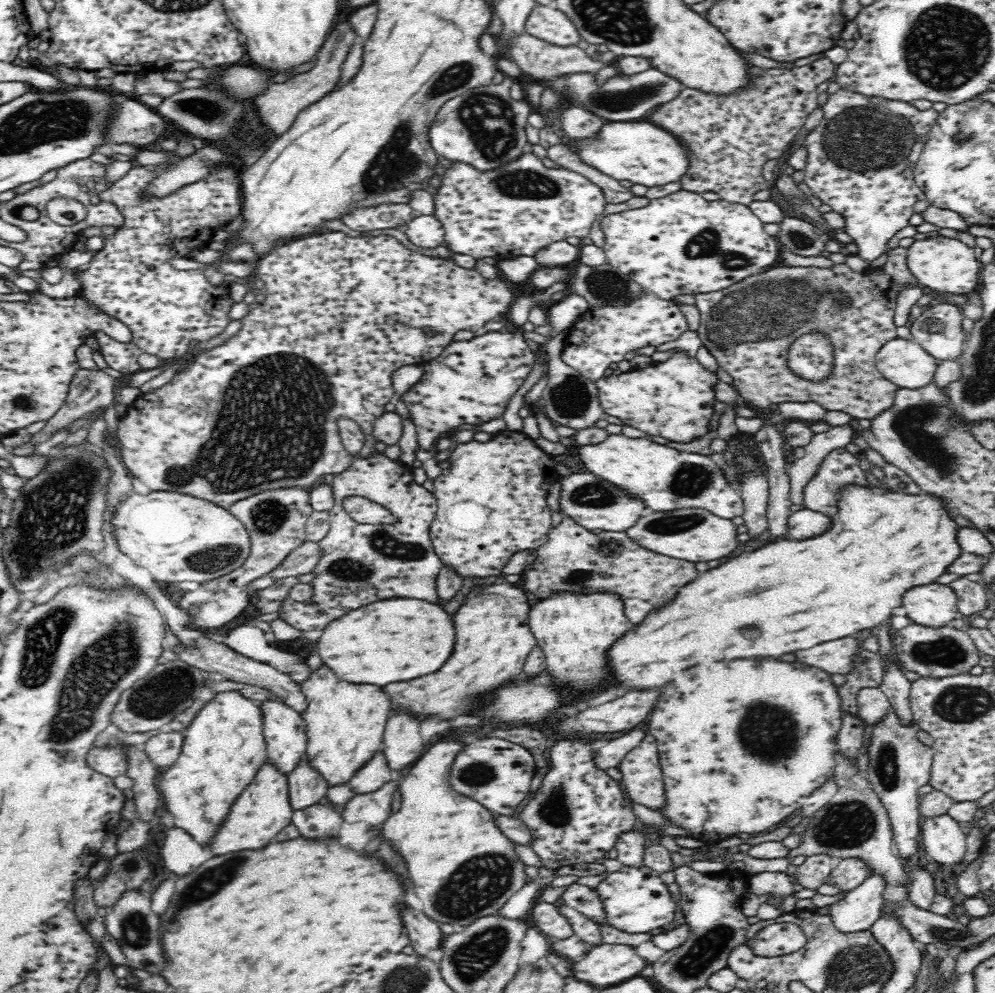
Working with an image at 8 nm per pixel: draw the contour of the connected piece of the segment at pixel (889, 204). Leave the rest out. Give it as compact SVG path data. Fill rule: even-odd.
M846 90L828 96L822 110L822 122L802 142L808 149L804 187L846 219L844 230L858 246L857 255L871 262L888 253L890 238L908 226L910 217L914 215L914 204L925 199L924 191L916 186L913 170L939 113L933 109L918 110L908 102L868 97Z

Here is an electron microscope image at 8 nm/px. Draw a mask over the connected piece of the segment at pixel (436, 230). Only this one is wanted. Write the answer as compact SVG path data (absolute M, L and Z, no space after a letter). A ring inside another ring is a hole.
M434 216L413 218L404 231L410 242L422 249L436 248L445 242L445 230Z

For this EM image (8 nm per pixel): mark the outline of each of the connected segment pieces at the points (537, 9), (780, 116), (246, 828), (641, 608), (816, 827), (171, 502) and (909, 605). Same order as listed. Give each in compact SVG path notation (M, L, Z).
M537 4L530 12L524 28L533 37L559 47L574 46L581 38L567 14L554 5Z
M826 56L808 65L792 69L764 69L754 65L751 68L752 86L736 96L713 96L684 87L676 98L656 108L654 114L650 113L652 116L649 122L662 127L680 139L690 157L690 166L681 178L680 189L700 194L716 192L722 200L750 207L754 193L768 186L768 181L762 176L762 166L770 160L782 157L784 152L789 151L790 144L806 125L810 114L819 108L817 104L818 85L833 80L834 70L836 70L836 64Z
M269 758L264 760L252 782L234 801L230 814L220 827L218 836L210 843L209 849L218 854L228 854L242 848L262 848L271 842L285 826L291 822L293 808L289 799L289 782L284 774Z
M561 481L552 482L547 496L547 503L559 516L562 516L561 522L550 529L548 540L536 551L536 559L530 568L522 574L526 577L524 580L524 591L529 595L538 596L540 598L548 597L555 591L608 591L620 594L626 606L626 616L632 624L640 624L644 620L644 616L658 608L660 604L672 600L678 592L678 588L686 586L688 582L692 582L694 578L698 578L698 570L692 562L684 562L684 560L676 560L676 558L668 558L664 554L656 554L652 550L640 546L638 542L632 540L625 532L601 531L598 534L580 526L573 518L566 516L559 508L559 498L561 493Z
M840 752L835 757L833 781L838 790L826 805L814 812L805 826L799 845L790 852L790 856L825 854L841 859L858 859L866 863L868 876L878 875L890 885L909 887L912 878L908 875L908 870L904 871L902 859L896 855L891 822L880 797L869 779L858 774L858 767L850 765L850 761L844 759Z
M150 491L142 495L131 492L116 507L112 519L120 553L127 554L136 565L150 571L154 581L167 583L204 583L242 568L250 556L249 532L228 509L190 495Z
M932 583L908 590L908 594L904 594L902 607L906 609L907 617L911 623L926 628L942 628L960 616L956 594L951 587L944 586L944 584Z

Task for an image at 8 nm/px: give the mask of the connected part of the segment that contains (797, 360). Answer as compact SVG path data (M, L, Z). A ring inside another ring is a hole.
M812 330L788 344L785 356L786 369L800 376L800 379L823 383L831 377L836 363L836 348L831 336L821 330Z

